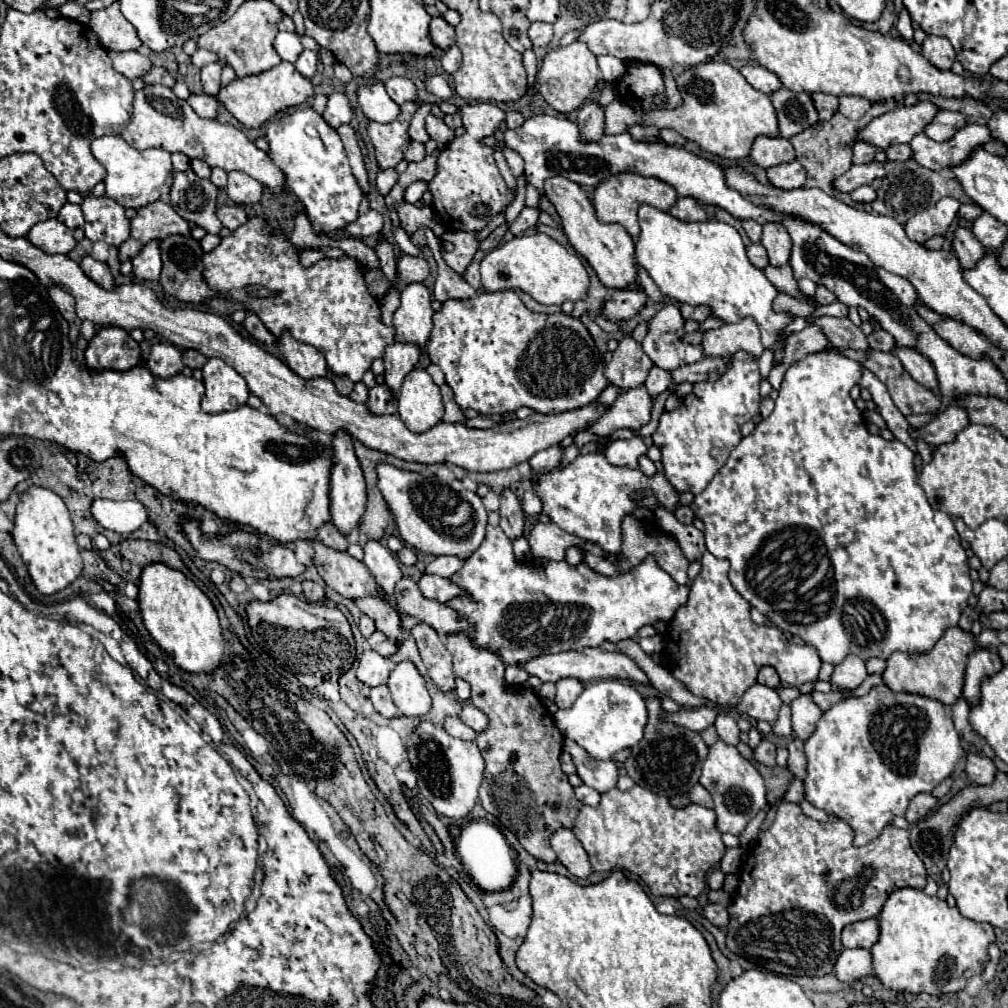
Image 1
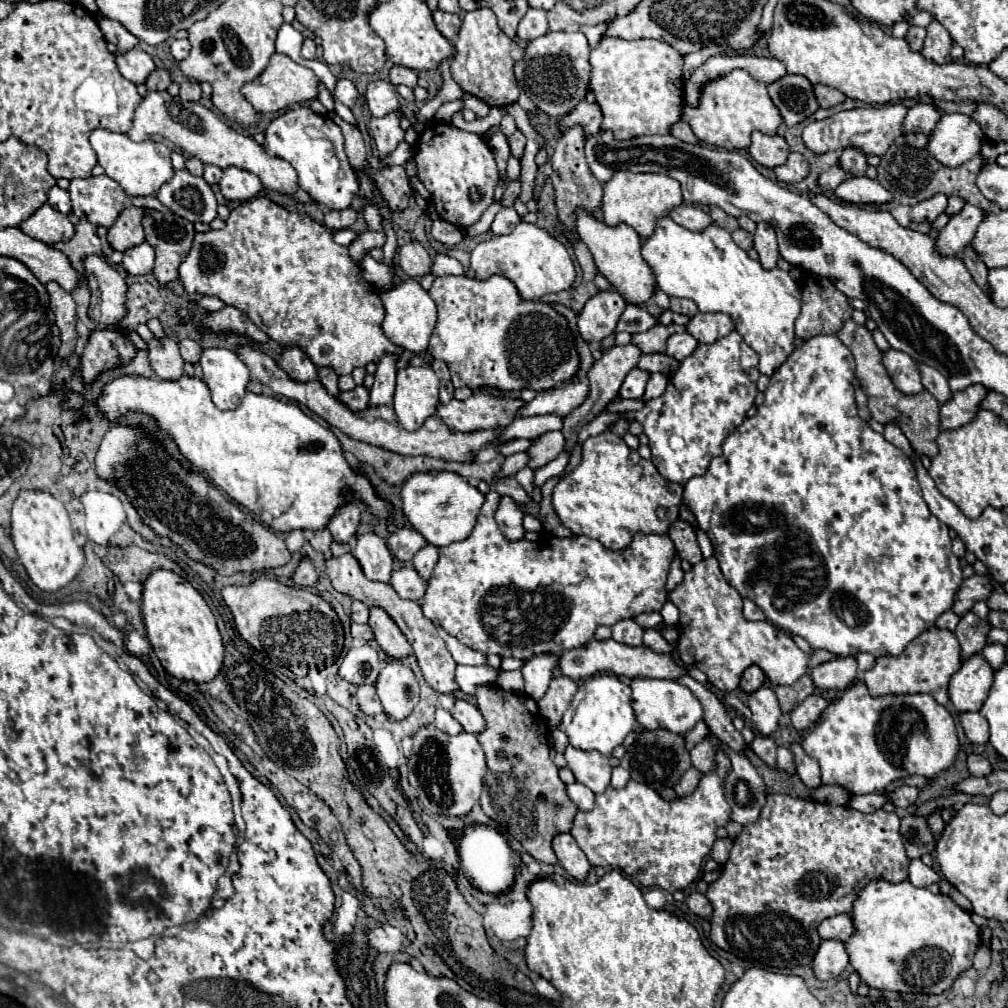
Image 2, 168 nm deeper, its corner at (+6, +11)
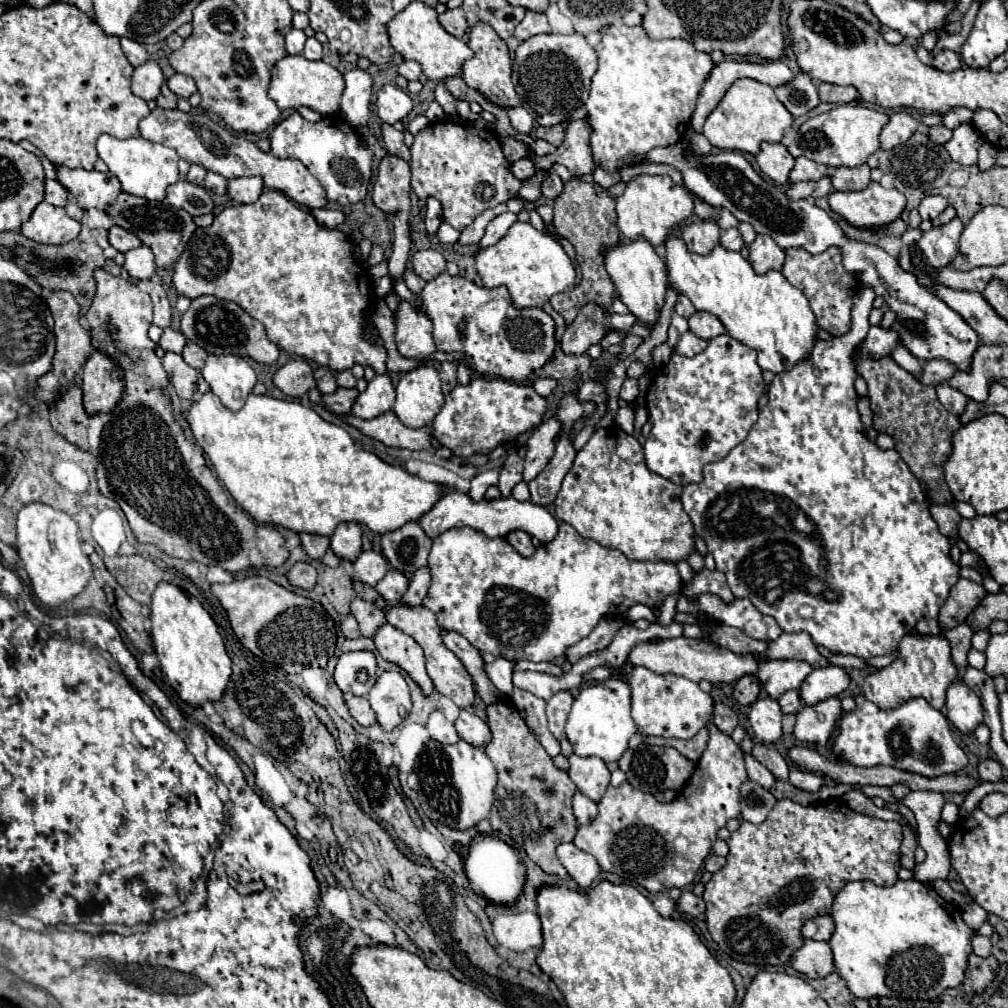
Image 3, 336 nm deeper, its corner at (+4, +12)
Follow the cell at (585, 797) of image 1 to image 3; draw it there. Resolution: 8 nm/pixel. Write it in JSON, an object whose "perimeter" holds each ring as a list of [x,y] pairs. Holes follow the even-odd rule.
{"perimeter":[[[576,791],[572,805],[574,805],[574,815],[578,823],[590,823],[598,815],[598,805],[580,791]]]}

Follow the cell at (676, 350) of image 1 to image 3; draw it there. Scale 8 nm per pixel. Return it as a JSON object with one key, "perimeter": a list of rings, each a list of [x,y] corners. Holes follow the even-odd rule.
{"perimeter":[[[686,331],[684,335],[680,335],[678,345],[674,347],[674,353],[684,355],[684,357],[694,357],[694,355],[698,355],[702,349],[706,349],[706,341],[700,339],[700,337],[696,337],[694,333]]]}

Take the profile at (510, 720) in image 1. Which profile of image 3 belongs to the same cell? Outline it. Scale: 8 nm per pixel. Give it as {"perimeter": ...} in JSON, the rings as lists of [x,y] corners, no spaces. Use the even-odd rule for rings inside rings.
{"perimeter":[[[498,701],[492,705],[486,705],[486,723],[492,731],[490,743],[484,747],[486,755],[492,759],[496,771],[498,771],[498,785],[494,789],[494,805],[490,811],[490,825],[494,831],[500,831],[516,841],[516,845],[524,847],[528,857],[546,869],[546,873],[554,873],[560,877],[568,877],[564,865],[556,857],[556,845],[564,841],[572,841],[578,829],[576,817],[572,813],[572,795],[576,791],[576,785],[568,777],[566,771],[560,771],[554,763],[552,757],[542,749],[540,741],[530,733],[526,721],[518,713],[518,709],[510,701]]]}

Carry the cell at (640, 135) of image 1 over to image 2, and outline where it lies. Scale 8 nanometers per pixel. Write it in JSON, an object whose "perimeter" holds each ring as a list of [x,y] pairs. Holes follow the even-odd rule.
{"perimeter":[[[604,38],[590,54],[592,80],[590,92],[602,110],[602,130],[612,130],[614,138],[628,140],[644,134],[670,134],[672,124],[680,120],[684,106],[684,60],[682,54],[664,40],[622,40]]]}

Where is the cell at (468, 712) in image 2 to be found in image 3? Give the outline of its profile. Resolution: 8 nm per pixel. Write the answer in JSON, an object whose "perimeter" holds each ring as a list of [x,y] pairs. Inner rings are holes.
{"perimeter":[[[460,709],[460,715],[456,719],[456,731],[464,741],[480,747],[486,745],[492,737],[486,721],[482,721],[472,709]]]}

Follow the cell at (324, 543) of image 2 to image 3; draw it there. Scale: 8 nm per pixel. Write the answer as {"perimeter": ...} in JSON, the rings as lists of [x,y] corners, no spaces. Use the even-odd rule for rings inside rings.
{"perimeter":[[[300,533],[300,539],[302,539],[302,547],[306,549],[306,553],[308,553],[310,559],[322,559],[322,555],[330,547],[330,537],[324,537],[324,535]]]}

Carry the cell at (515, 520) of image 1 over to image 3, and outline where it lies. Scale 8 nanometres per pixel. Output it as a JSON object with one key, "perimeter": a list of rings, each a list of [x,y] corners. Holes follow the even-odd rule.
{"perimeter":[[[520,529],[510,531],[510,533],[506,535],[506,539],[508,539],[508,543],[510,543],[518,553],[522,553],[524,557],[530,557],[530,553],[534,553],[534,549],[532,549],[532,539],[530,539],[530,535],[528,535],[526,531],[520,531]]]}

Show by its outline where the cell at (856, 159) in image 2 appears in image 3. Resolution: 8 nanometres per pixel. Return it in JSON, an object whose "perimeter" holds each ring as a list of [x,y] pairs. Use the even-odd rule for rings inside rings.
{"perimeter":[[[838,167],[832,175],[832,185],[838,191],[858,191],[870,183],[870,167]]]}

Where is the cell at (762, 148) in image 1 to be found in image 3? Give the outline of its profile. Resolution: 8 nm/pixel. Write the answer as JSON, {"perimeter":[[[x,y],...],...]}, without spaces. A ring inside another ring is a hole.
{"perimeter":[[[768,143],[760,145],[760,153],[756,155],[756,163],[764,175],[768,175],[776,183],[788,183],[788,173],[794,167],[794,157],[782,143]]]}

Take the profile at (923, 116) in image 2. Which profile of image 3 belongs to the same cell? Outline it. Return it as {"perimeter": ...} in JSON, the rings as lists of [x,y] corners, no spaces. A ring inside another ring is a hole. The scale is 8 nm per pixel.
{"perimeter":[[[906,111],[890,115],[886,129],[882,129],[882,149],[892,149],[900,143],[906,143],[918,129],[918,119]]]}

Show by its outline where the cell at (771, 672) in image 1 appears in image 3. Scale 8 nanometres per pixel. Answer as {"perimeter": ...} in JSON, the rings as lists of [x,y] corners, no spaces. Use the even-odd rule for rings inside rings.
{"perimeter":[[[744,675],[734,685],[734,697],[740,705],[752,705],[760,693],[760,681],[756,675]]]}

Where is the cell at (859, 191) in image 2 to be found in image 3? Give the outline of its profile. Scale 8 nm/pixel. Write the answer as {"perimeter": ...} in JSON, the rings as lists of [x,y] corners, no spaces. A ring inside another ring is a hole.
{"perimeter":[[[874,181],[862,191],[832,191],[828,203],[846,221],[866,229],[888,225],[906,207],[898,189],[884,189]]]}

